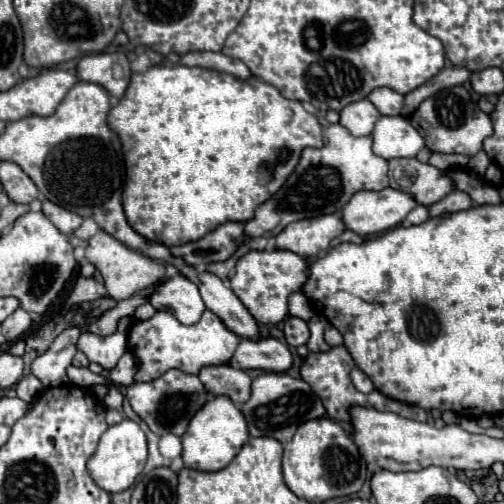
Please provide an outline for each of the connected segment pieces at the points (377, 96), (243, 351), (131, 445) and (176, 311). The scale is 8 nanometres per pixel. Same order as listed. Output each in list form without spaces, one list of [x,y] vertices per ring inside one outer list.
[[[378,87],[368,95],[368,101],[382,113],[382,115],[398,115],[402,109],[404,95],[388,89],[388,87]]]
[[[272,337],[242,339],[234,357],[230,359],[234,369],[262,369],[262,371],[288,371],[292,355],[284,343]]]
[[[124,419],[122,423],[108,427],[106,433],[100,437],[98,449],[88,461],[88,473],[94,479],[94,483],[108,493],[126,491],[134,485],[136,477],[142,473],[142,469],[146,465],[146,455],[148,455],[148,449],[146,449],[144,431],[140,429],[138,423]]]
[[[184,275],[162,277],[148,301],[156,311],[170,311],[184,325],[200,321],[206,309],[198,287]]]

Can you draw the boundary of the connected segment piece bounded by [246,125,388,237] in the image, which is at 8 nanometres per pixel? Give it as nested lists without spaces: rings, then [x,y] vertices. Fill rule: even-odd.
[[[342,125],[324,129],[324,147],[304,149],[296,171],[286,179],[284,187],[256,209],[254,219],[246,223],[248,237],[274,237],[286,225],[340,211],[358,191],[380,191],[388,187],[388,161],[372,153],[370,137],[354,137]]]

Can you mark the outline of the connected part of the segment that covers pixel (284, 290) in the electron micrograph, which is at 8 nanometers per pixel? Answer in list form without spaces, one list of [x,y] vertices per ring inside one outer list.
[[[250,251],[236,263],[236,273],[230,279],[232,291],[250,311],[250,315],[264,325],[276,325],[288,315],[288,295],[300,291],[306,281],[304,257],[290,251]]]

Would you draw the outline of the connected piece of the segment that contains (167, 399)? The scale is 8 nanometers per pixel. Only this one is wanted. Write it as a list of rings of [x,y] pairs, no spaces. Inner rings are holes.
[[[170,369],[162,377],[150,381],[150,383],[132,383],[126,389],[128,401],[134,409],[134,413],[150,427],[156,435],[182,435],[192,419],[192,415],[208,401],[208,393],[204,391],[200,379],[196,375],[184,373],[180,369]]]

